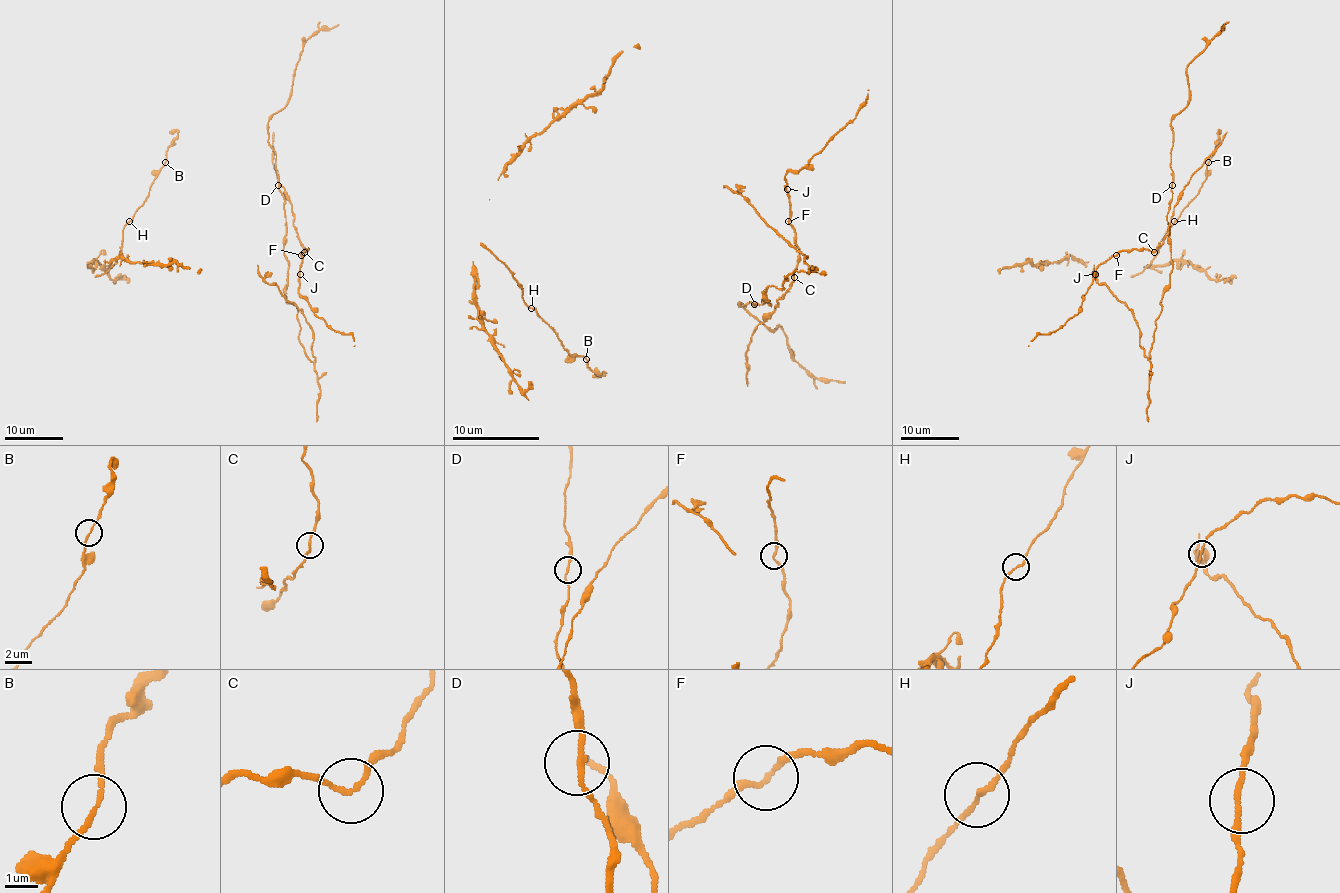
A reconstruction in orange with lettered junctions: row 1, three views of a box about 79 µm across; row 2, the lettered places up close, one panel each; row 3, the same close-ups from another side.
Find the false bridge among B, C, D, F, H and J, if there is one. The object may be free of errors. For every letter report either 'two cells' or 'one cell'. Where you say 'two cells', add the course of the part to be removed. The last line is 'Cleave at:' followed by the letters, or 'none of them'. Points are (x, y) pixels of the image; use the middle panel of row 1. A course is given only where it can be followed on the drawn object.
B: one cell
C: one cell
D: one cell
F: one cell
H: one cell
J: one cell
Cleave at: none of them

